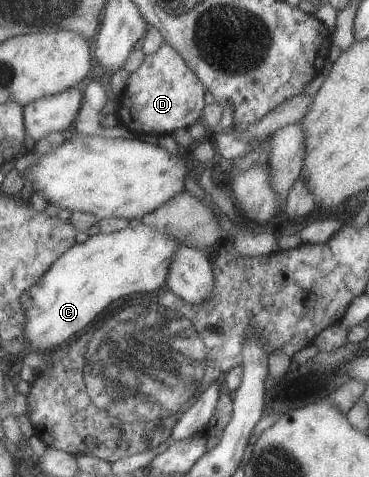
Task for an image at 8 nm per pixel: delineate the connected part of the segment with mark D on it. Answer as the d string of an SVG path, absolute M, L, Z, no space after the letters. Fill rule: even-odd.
M162 42L154 54L144 55L140 67L129 74L126 86L119 94L115 117L126 134L154 134L157 138L168 136L174 130L187 130L200 121L205 107L205 92L204 84L194 76L194 72L186 66L180 54L168 42Z

